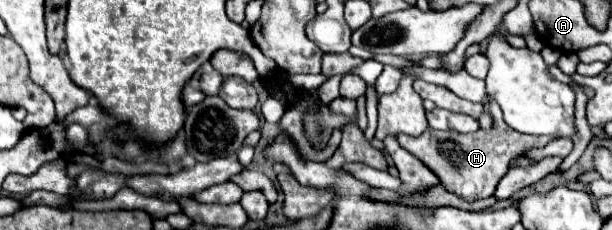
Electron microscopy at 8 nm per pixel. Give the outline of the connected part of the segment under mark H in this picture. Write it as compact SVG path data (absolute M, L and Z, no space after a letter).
M493 102L493 126L489 130L479 128L473 134L459 134L459 132L443 132L427 128L417 138L407 134L397 134L395 138L405 150L409 150L413 156L425 162L439 176L443 188L469 202L493 196L499 180L507 174L515 158L525 156L525 152L531 148L543 148L547 142L553 140L549 136L527 136L511 132L511 128L507 128L507 124L503 122L501 108L497 102Z

